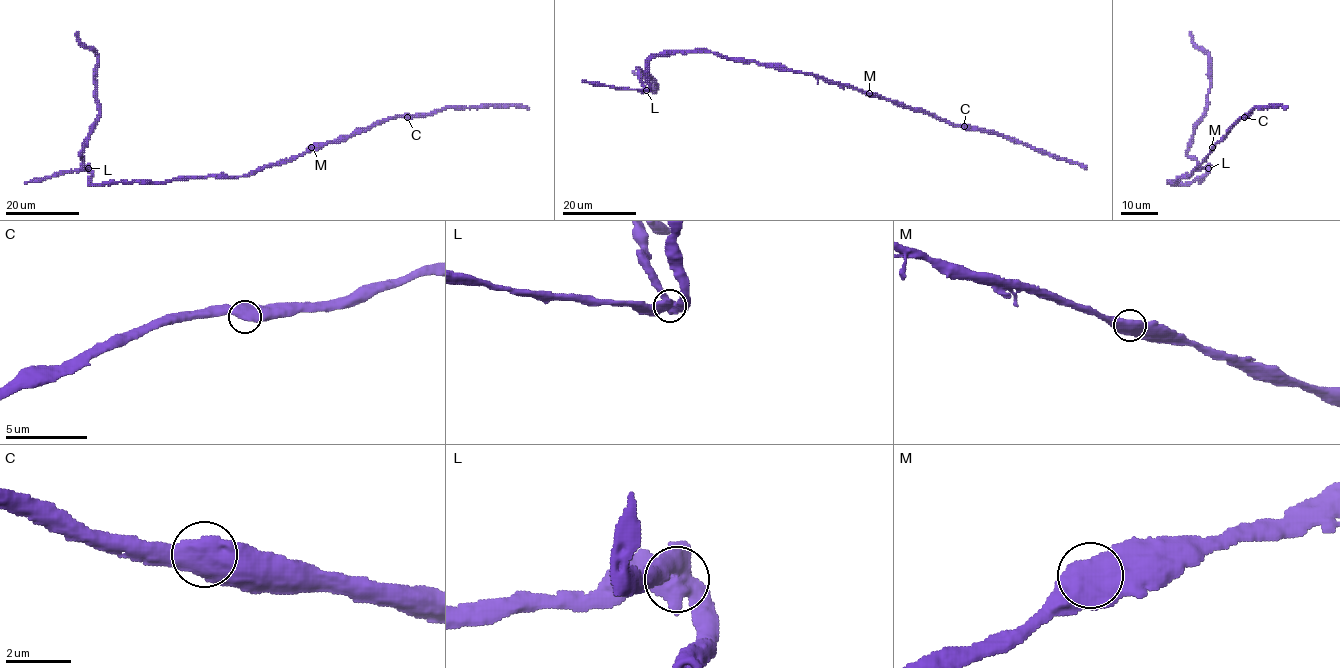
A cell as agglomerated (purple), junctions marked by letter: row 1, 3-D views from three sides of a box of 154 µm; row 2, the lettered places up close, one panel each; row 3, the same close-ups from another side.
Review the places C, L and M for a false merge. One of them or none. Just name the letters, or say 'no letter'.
L

